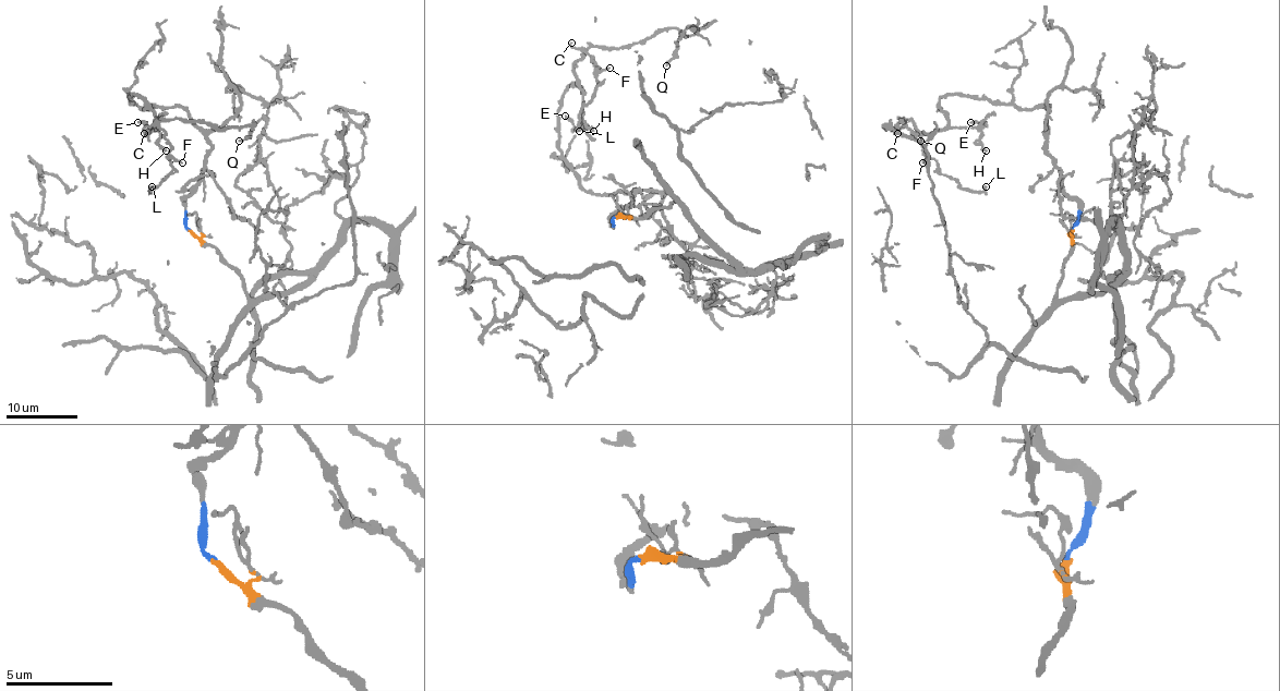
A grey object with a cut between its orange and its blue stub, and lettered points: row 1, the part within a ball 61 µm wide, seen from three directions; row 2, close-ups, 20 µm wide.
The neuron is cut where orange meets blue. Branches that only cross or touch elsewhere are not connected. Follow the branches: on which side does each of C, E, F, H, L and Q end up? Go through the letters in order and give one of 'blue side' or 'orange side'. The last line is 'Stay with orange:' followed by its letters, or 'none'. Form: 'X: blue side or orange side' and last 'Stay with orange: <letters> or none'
C: blue side
E: blue side
F: blue side
H: blue side
L: blue side
Q: blue side
Stay with orange: none

